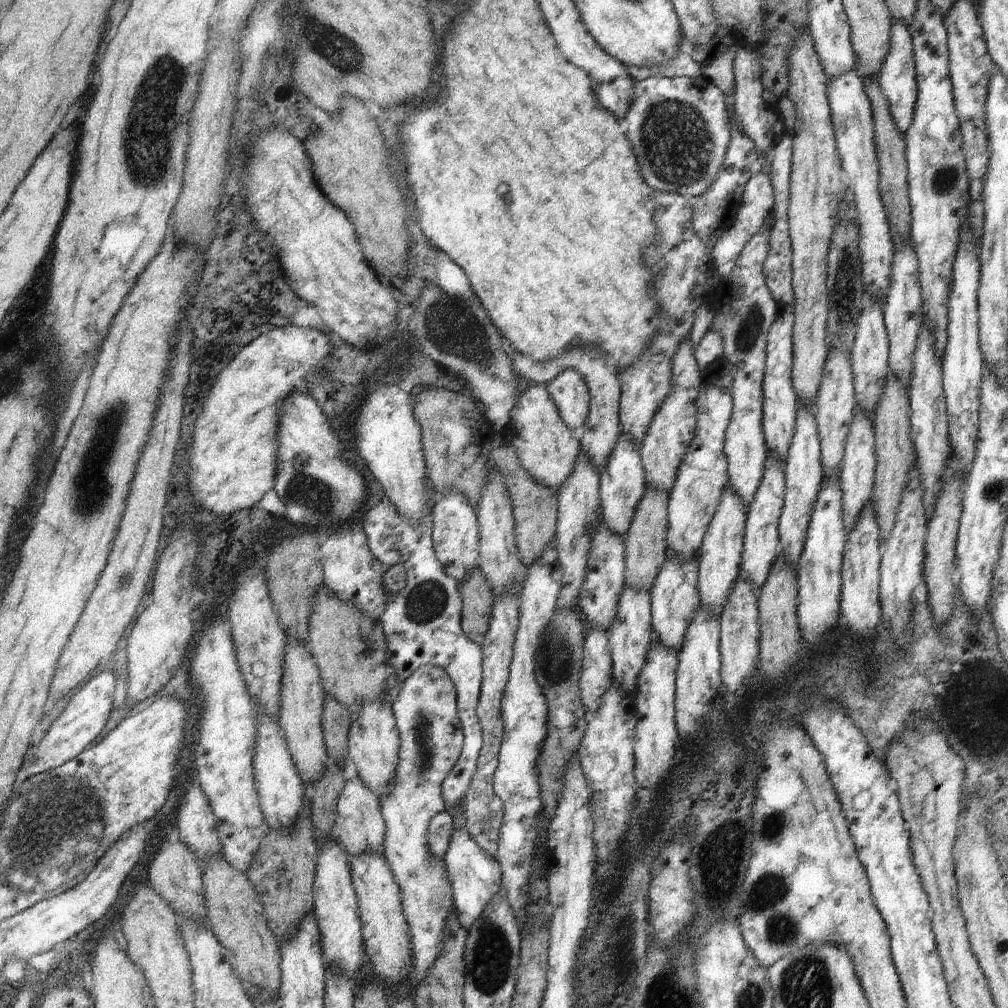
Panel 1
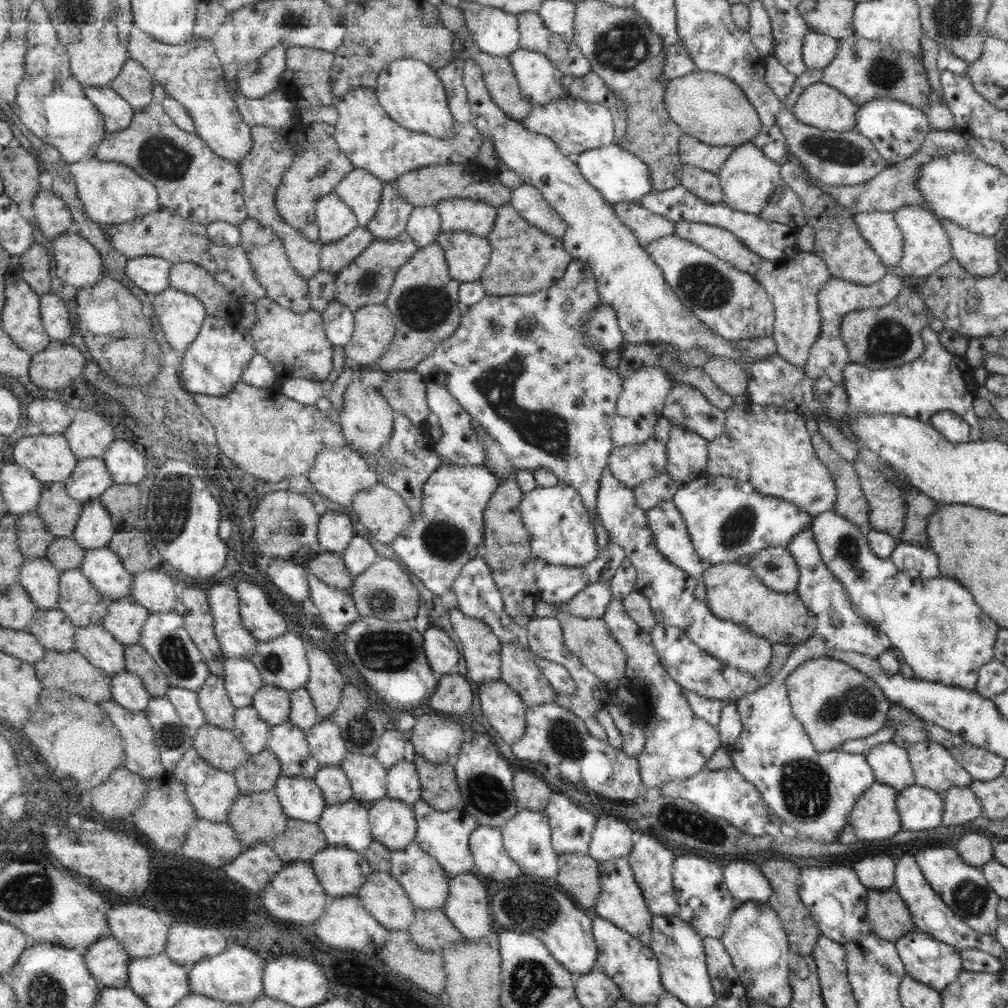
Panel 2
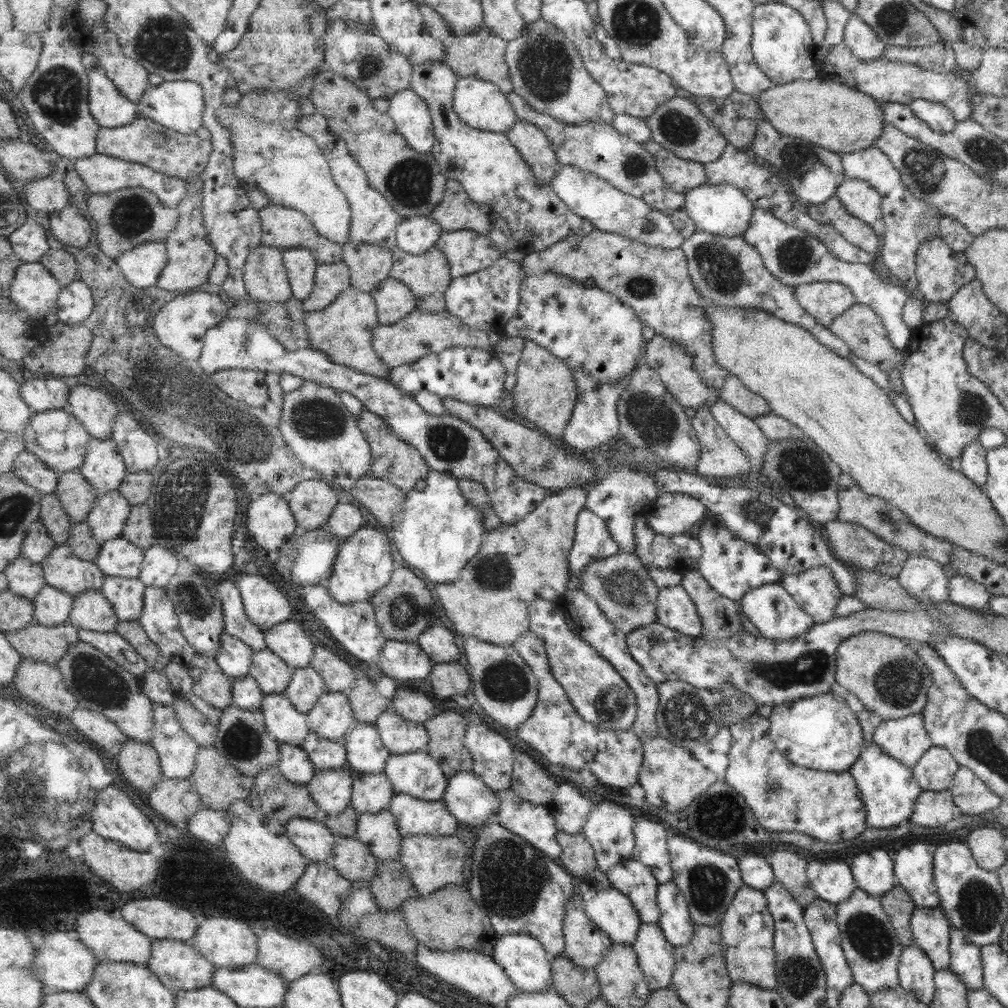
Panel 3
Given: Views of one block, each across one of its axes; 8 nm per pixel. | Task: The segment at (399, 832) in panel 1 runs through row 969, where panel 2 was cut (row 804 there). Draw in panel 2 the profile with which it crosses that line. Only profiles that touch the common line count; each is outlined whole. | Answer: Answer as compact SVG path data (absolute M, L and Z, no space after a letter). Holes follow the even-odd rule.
M421 800L413 805L418 814L418 834L415 842L430 855L438 859L449 877L458 877L463 873L475 872L474 854L470 848L470 839L478 828L478 819L464 809L451 811L436 810L430 803Z

